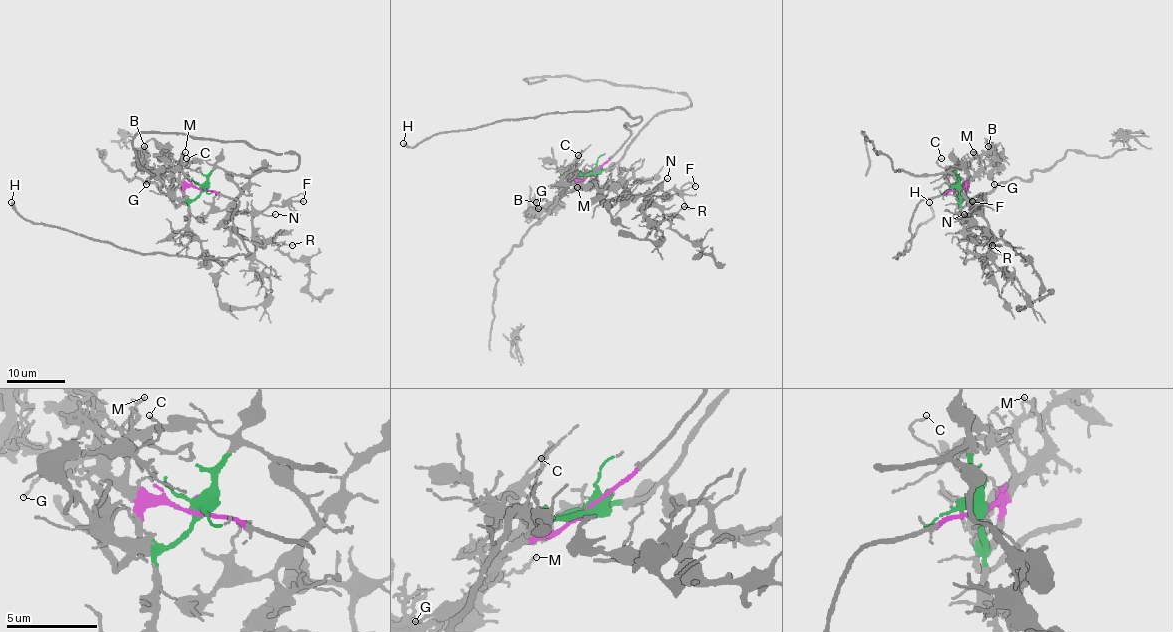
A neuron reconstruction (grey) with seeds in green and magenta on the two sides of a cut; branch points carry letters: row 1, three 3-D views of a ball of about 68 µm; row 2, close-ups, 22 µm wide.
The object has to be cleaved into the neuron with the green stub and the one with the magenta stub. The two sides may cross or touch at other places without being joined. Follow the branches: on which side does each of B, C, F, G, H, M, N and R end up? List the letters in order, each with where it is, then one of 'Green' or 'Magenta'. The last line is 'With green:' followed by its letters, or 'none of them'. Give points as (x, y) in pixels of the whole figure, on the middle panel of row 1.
B: Place: (536, 202). Magenta
C: Place: (578, 155). Magenta
F: Place: (695, 186). Green
G: Place: (538, 208). Magenta
H: Place: (403, 143). Magenta
M: Place: (577, 187). Magenta
N: Place: (667, 178). Green
R: Place: (684, 206). Green
With green: F, N, R

